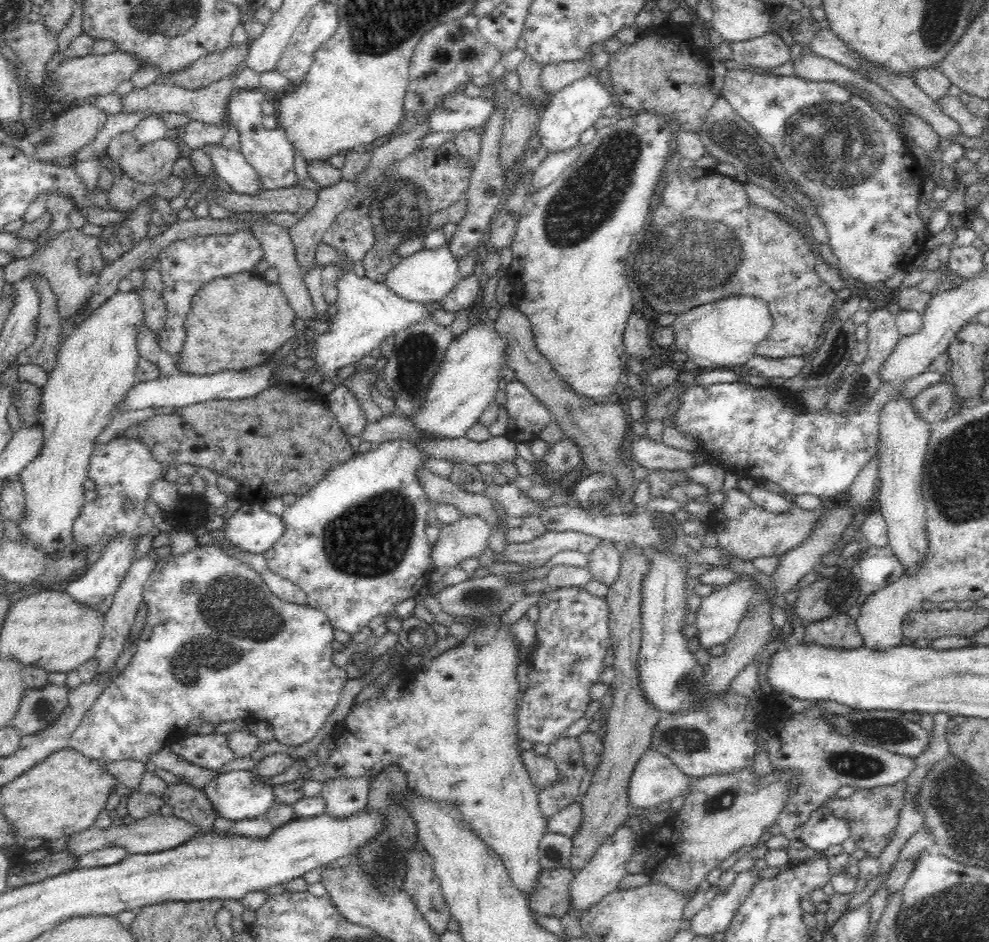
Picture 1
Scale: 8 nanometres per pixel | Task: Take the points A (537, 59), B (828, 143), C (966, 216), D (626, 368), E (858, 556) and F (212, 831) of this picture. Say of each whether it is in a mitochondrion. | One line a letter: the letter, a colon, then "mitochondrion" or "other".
A: other
B: mitochondrion
C: other
D: other
E: other
F: other

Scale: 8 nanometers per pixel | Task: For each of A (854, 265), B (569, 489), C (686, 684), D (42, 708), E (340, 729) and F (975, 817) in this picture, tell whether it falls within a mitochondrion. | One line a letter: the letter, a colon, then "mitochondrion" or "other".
A: other
B: other
C: mitochondrion
D: mitochondrion
E: other
F: mitochondrion

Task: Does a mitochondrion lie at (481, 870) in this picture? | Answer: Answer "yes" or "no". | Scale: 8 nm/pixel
no

